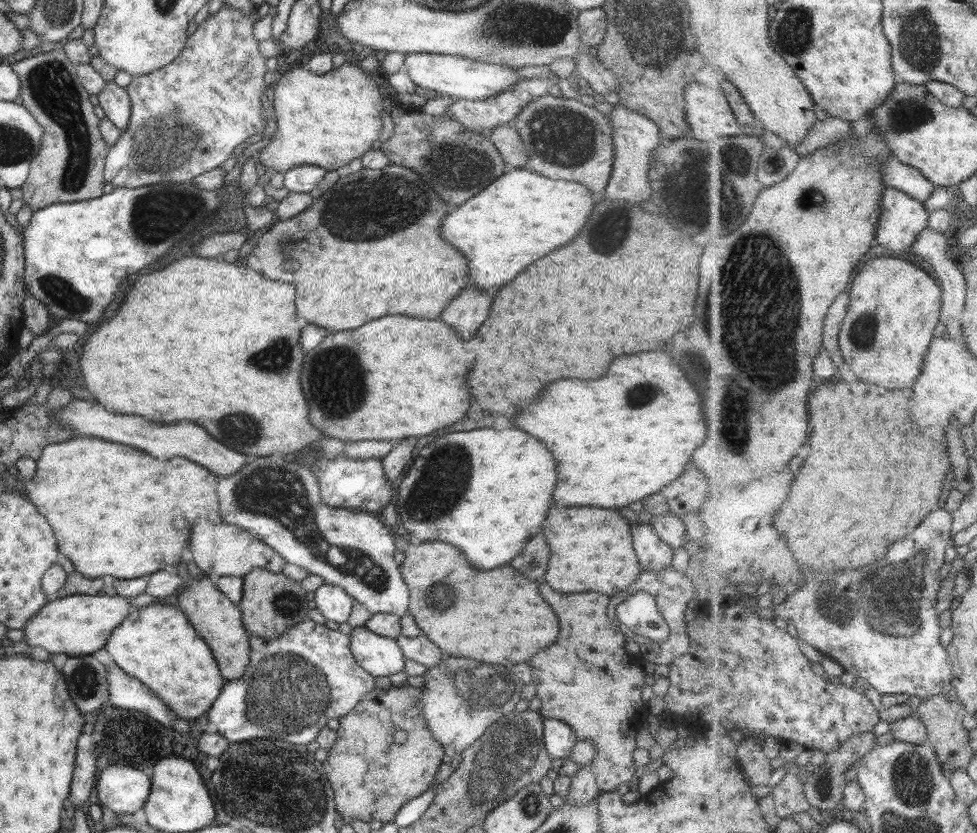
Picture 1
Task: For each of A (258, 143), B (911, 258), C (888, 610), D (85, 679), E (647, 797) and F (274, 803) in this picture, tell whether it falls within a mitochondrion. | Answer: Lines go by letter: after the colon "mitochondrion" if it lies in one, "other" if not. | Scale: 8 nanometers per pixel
A: other
B: other
C: mitochondrion
D: mitochondrion
E: other
F: mitochondrion

